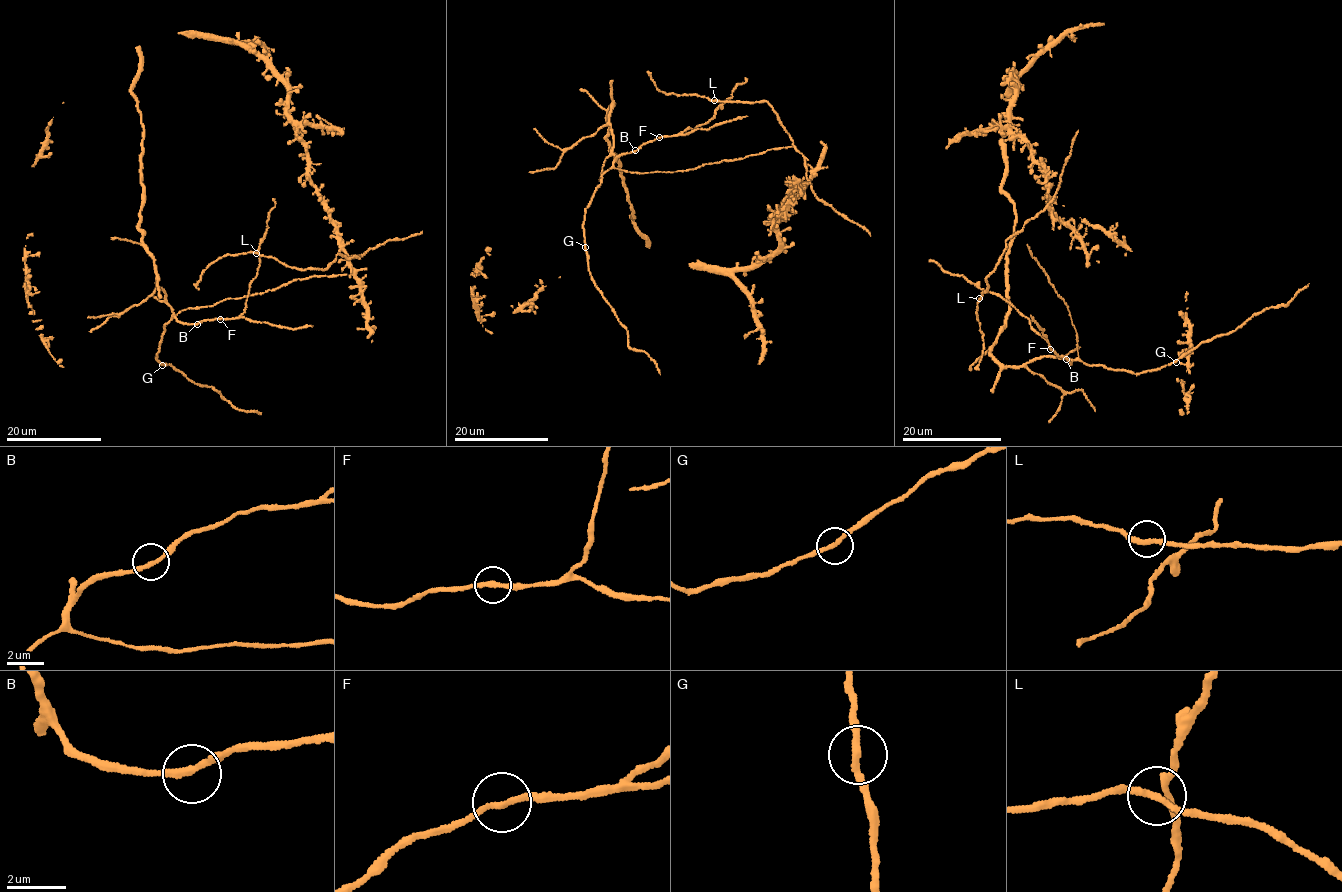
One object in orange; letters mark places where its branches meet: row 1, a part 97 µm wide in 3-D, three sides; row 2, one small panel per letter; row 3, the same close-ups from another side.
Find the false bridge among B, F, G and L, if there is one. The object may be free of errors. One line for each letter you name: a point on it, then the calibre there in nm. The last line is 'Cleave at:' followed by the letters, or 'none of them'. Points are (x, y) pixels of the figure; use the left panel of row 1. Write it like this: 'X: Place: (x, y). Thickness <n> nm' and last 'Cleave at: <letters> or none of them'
Cleave at: none of them

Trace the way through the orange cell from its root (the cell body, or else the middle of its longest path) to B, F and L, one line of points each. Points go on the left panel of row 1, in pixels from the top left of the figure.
B: (255, 277), (247, 306), (238, 317), (203, 320), (197, 324)
F: (255, 277), (243, 313), (235, 318), (220, 319)
L: (255, 277), (260, 264), (259, 249), (256, 253)

